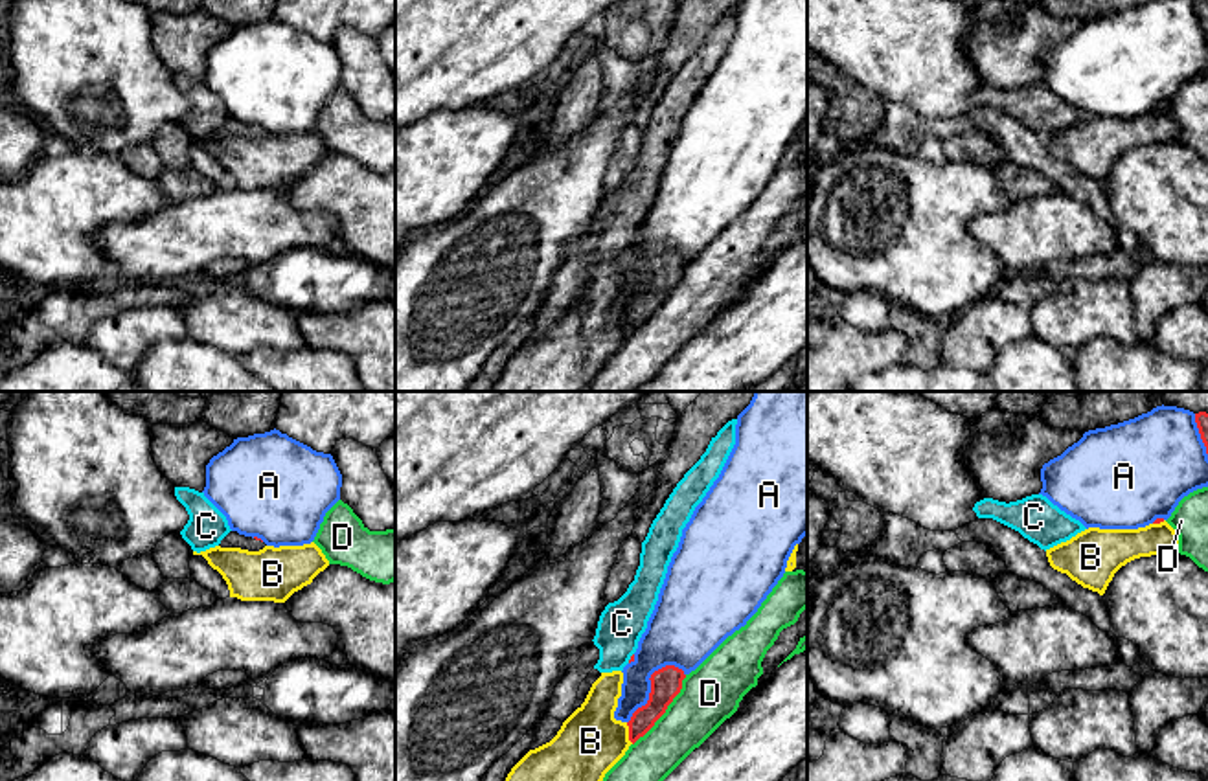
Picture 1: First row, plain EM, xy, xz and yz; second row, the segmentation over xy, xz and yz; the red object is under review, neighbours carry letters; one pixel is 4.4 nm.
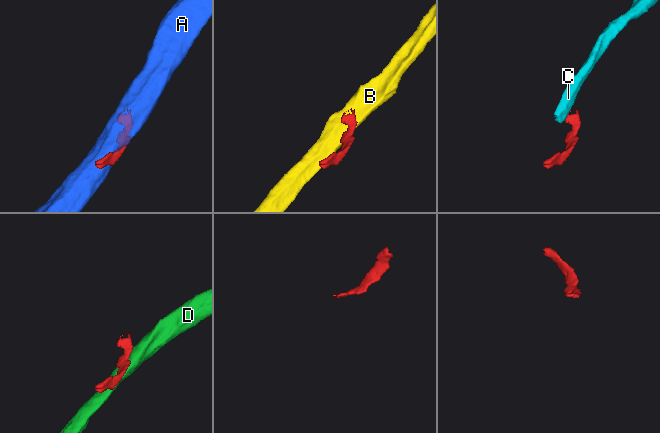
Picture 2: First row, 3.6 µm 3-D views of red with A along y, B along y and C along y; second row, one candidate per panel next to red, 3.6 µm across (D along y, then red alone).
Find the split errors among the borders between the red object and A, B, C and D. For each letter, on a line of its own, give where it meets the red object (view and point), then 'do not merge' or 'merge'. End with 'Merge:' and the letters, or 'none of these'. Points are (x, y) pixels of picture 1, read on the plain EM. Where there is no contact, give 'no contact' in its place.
A: meets red in xz at (651, 272); do not merge
B: meets red in xz at (629, 322); do not merge
C: meets red in xz at (631, 247); do not merge
D: meets red in xz at (666, 296); do not merge
Merge: none of these

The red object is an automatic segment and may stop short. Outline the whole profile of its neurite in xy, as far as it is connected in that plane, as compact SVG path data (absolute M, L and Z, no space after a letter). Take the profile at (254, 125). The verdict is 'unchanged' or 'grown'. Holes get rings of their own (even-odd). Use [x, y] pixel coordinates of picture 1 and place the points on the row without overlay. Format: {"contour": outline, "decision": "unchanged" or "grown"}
{"contour": "M230 119L219 132L221 136L241 136L241 138L248 138L248 140L259 140L263 138L267 132L257 127L257 125L245 125L239 123L237 119Z", "decision": "grown"}

